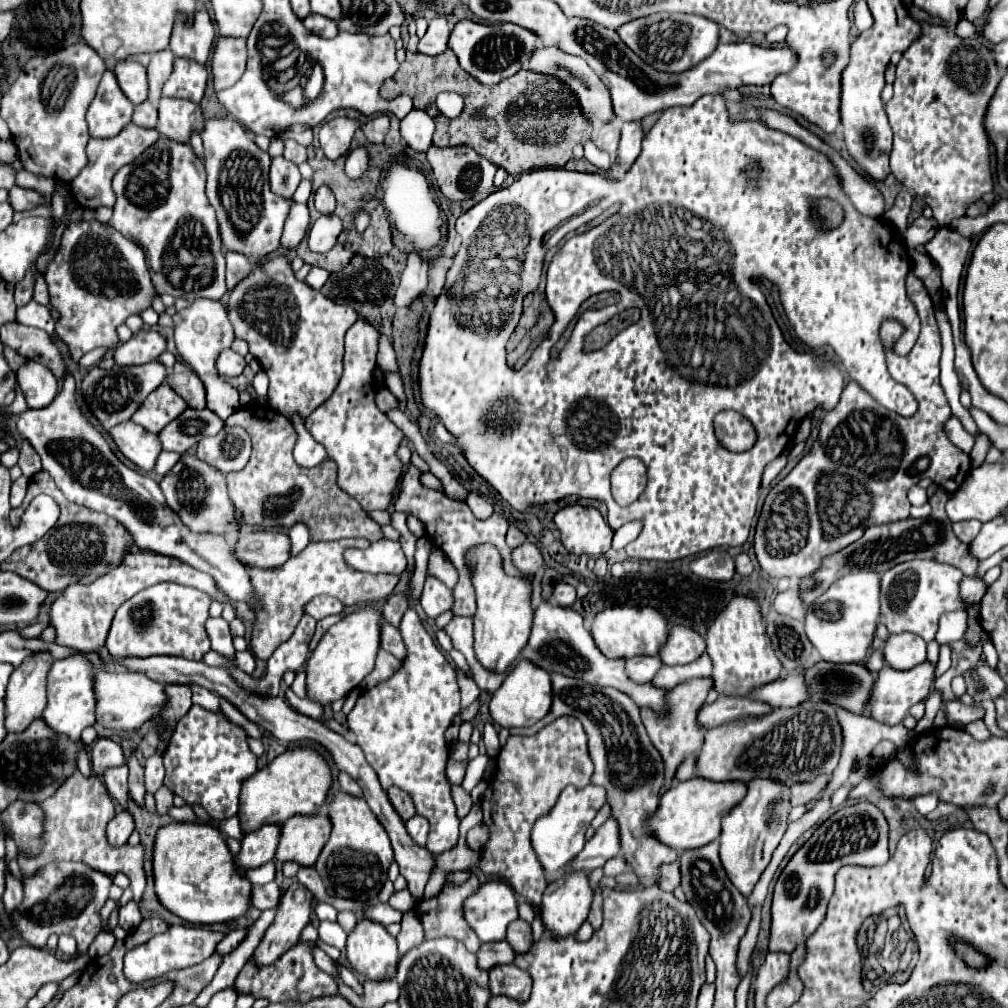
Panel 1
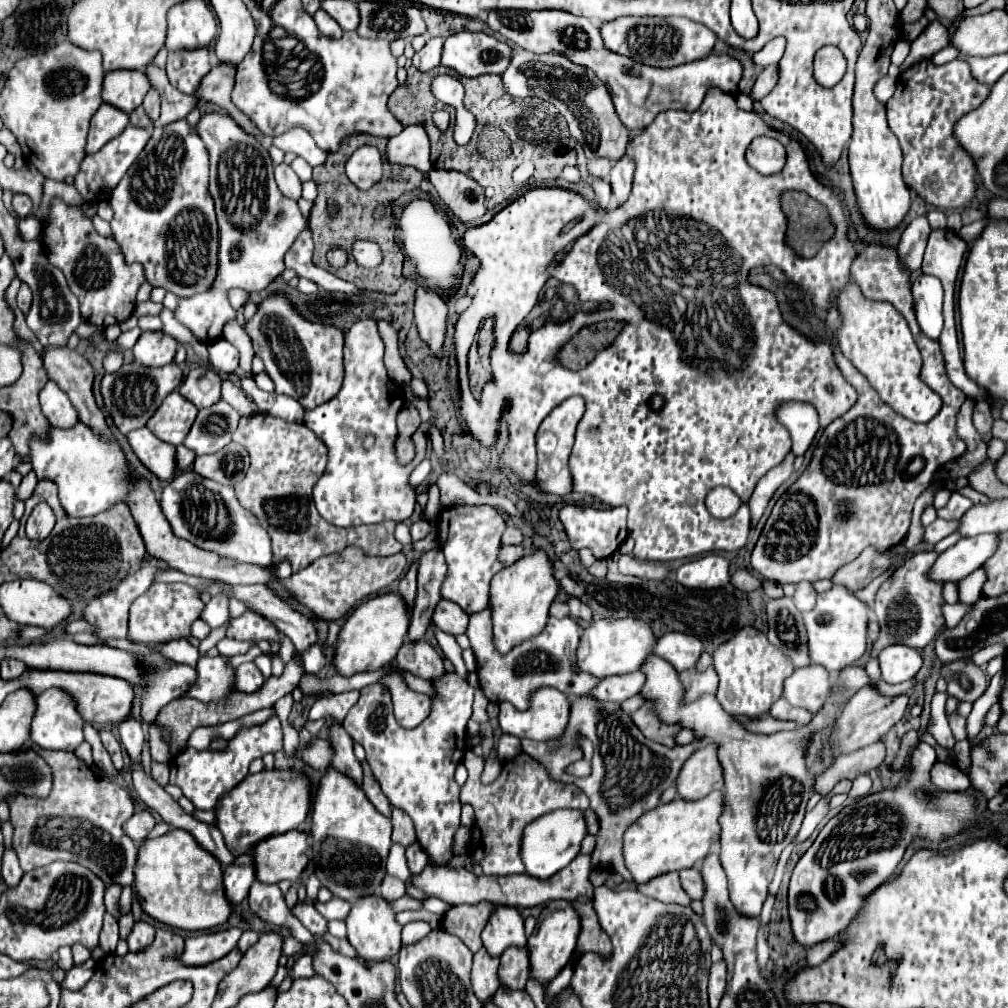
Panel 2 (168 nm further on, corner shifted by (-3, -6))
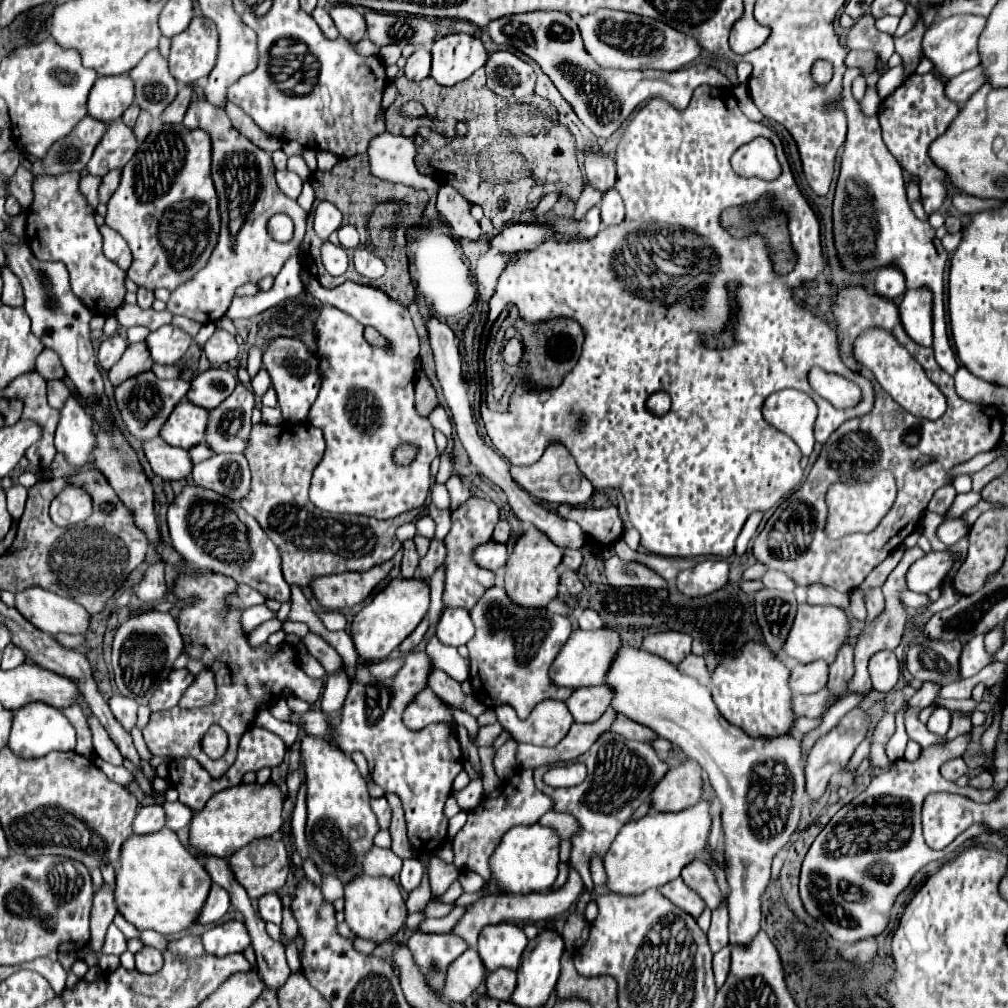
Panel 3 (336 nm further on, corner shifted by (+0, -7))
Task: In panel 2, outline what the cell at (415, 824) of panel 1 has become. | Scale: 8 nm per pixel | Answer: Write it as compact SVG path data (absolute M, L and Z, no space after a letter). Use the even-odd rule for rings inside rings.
M418 842L412 844L410 848L406 848L406 860L408 860L408 868L410 868L412 876L418 876L424 870L424 866L428 864L428 856Z

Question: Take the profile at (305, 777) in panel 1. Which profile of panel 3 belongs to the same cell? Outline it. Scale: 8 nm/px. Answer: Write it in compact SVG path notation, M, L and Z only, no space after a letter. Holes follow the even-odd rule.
M269 781L265 785L259 783L239 783L223 793L215 793L211 801L193 815L189 825L189 841L193 847L201 849L205 855L225 857L229 859L235 851L249 845L253 839L271 837L283 827L283 793L281 789Z

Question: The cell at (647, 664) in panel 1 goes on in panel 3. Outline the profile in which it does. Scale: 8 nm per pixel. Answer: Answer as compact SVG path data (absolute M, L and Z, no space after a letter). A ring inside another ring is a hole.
M601 683L575 689L565 703L577 723L597 721L603 715L603 711L611 705L611 687Z

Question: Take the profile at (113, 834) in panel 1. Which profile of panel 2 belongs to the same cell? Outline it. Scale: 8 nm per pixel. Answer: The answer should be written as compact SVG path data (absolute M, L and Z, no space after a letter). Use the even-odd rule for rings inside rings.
M138 810L126 824L124 830L126 834L134 840L134 844L142 844L142 840L146 840L146 836L150 834L150 830L156 826L156 820L152 816L150 810Z

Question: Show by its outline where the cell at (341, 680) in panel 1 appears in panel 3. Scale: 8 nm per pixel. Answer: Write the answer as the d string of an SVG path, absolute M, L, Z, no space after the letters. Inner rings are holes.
M393 579L383 591L379 591L371 603L367 603L351 623L351 639L355 641L355 651L363 661L383 661L395 651L405 637L419 625L427 615L429 607L429 583L419 579Z

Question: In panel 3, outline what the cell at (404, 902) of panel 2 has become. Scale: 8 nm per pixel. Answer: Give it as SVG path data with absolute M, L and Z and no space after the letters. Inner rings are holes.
M429 901L419 913L425 915L425 917L445 917L451 909L453 909L453 905L445 905L445 903L433 903L433 901Z

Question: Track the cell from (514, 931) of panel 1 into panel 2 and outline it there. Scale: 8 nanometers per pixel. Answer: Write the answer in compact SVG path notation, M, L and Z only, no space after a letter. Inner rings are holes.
M508 948L500 956L500 986L508 990L524 990L528 982L528 964L530 960L526 948Z

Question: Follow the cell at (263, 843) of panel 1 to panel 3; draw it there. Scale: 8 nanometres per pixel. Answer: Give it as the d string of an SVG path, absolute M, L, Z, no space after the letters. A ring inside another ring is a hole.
M213 885L211 893L209 893L209 897L205 901L203 913L199 915L197 923L215 923L215 921L219 921L227 913L229 905L231 905L229 893L221 885Z

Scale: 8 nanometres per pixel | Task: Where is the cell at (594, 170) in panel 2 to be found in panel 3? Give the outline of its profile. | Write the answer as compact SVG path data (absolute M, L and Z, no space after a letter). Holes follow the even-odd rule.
M585 183L583 193L581 193L581 197L577 199L577 207L575 207L573 217L575 217L575 219L583 219L585 213L587 213L593 205L597 205L597 203L601 201L601 195L603 195L603 193L599 193L599 189L591 189L591 185Z

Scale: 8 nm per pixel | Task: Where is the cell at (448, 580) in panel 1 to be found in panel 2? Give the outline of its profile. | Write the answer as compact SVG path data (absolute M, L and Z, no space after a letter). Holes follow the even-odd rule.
M432 548L430 552L422 554L418 568L418 596L414 600L412 622L408 628L408 638L412 642L422 640L430 626L434 608L440 602L440 586L446 578L446 572L448 566L440 548Z

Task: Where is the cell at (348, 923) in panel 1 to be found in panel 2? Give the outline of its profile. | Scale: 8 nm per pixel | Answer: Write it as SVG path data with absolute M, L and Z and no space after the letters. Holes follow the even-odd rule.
M336 896L327 903L316 902L316 910L321 913L328 921L338 919L344 921L348 912L350 911L351 904Z

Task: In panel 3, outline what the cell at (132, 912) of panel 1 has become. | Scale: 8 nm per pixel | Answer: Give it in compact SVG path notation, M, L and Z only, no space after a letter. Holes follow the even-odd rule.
M145 945L139 953L135 953L135 967L141 973L157 973L163 965L163 957L161 951L157 951L155 947Z

